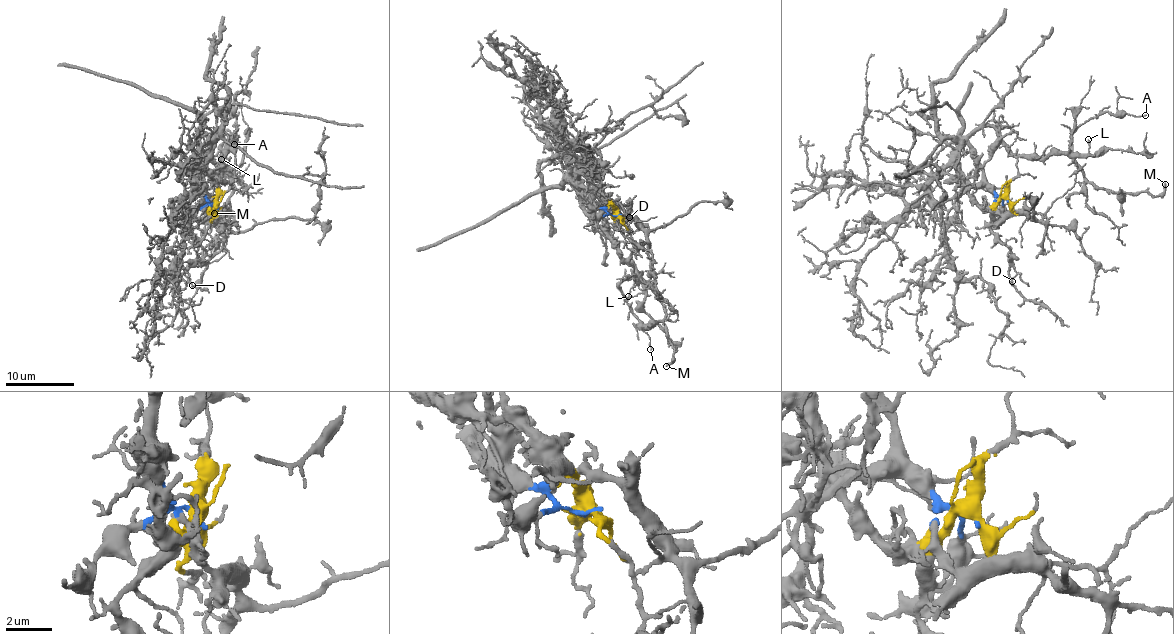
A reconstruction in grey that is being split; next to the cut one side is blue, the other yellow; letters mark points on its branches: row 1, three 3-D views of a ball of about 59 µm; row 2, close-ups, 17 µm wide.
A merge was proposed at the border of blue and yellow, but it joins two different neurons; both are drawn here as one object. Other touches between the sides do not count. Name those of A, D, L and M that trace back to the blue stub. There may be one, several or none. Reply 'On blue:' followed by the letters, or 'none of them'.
On blue: A, L, M

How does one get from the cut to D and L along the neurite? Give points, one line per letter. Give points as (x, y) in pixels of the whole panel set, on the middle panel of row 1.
D: (617, 215), (613, 206), (602, 204), (616, 206), (627, 214), (619, 224), (630, 218)
L: (617, 215), (588, 201), (577, 188), (593, 223), (634, 267), (635, 277), (643, 289), (628, 296)

